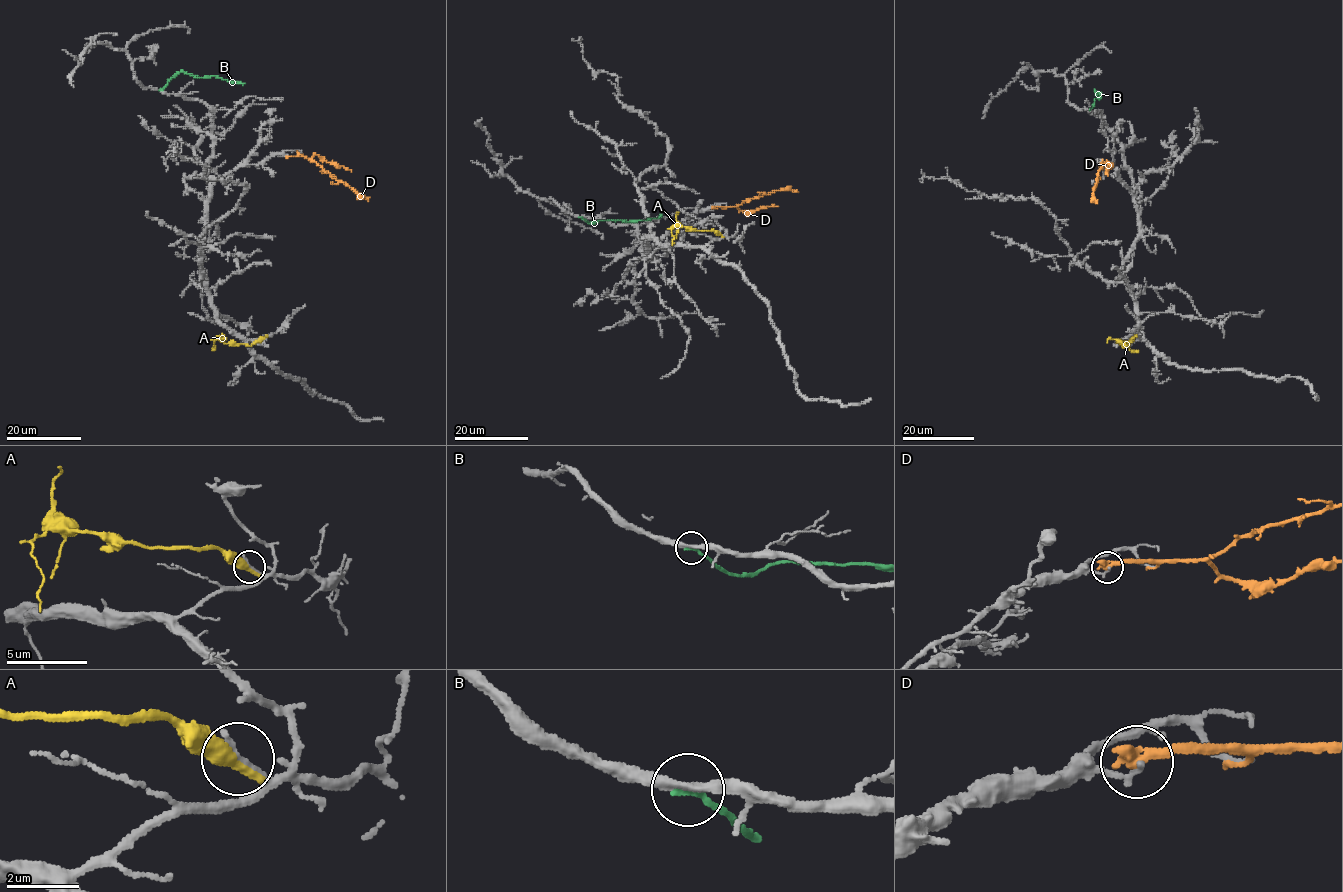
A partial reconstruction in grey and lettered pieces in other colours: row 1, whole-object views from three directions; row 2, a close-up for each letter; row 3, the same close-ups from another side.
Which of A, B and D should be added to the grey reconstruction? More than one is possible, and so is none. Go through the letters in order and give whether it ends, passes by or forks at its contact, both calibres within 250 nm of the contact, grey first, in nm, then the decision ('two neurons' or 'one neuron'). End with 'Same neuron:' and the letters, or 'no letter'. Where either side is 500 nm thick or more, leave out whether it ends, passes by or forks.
A: 170/550 nm | two neurons
B: it ends | 320/200 nm | two neurons
D: it ends | 150/380 nm | two neurons
Same neuron: no letter

